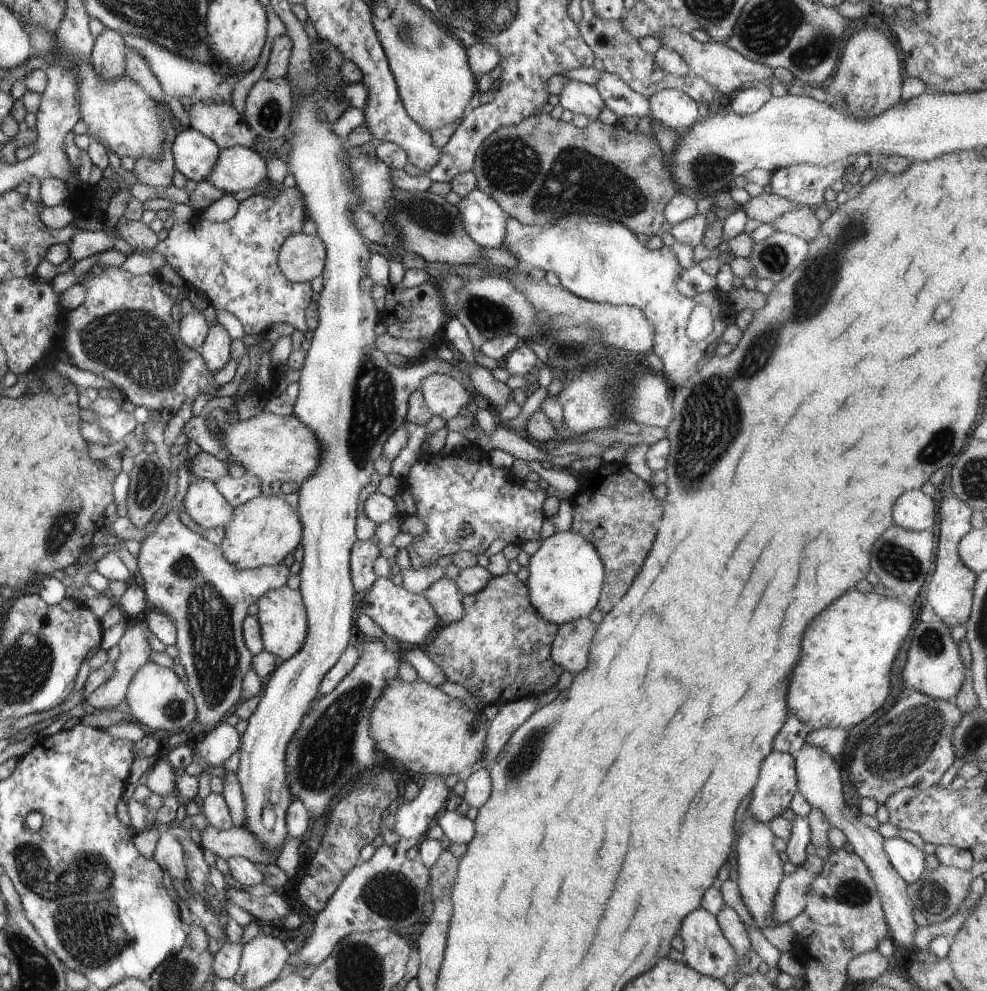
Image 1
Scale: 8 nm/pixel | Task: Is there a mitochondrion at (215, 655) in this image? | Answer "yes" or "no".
yes

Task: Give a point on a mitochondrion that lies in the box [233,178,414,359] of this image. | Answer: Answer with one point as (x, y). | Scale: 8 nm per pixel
(360, 261)

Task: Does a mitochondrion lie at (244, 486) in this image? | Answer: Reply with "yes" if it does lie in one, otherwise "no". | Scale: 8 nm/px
no

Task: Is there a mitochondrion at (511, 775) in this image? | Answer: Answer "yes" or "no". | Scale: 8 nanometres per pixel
yes

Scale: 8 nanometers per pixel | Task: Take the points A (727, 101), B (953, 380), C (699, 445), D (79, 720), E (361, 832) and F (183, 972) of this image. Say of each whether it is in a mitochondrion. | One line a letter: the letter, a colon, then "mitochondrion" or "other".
A: other
B: other
C: mitochondrion
D: other
E: other
F: mitochondrion

